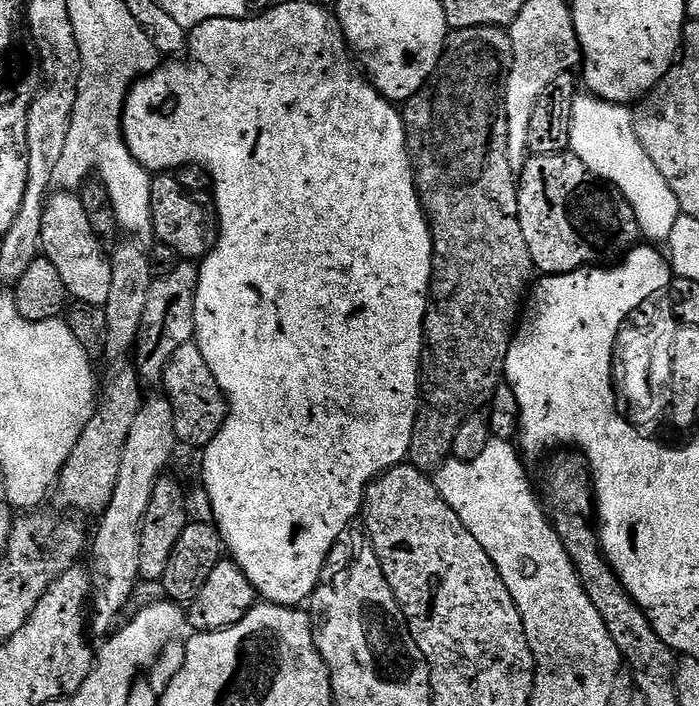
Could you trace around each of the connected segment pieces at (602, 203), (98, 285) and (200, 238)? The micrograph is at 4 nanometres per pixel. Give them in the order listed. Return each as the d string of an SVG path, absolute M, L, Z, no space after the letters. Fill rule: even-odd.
M571 150L529 155L523 168L519 169L516 193L522 238L526 238L526 246L530 246L532 267L537 273L557 276L563 272L596 266L623 257L632 251L639 241L636 239L641 239L640 223L634 214L634 206L626 202L617 188L606 187L604 181L595 176Z
M55 191L45 201L40 245L43 255L53 262L54 268L62 277L69 297L75 301L103 306L110 296L112 263L107 251L103 250L103 243L93 234L79 195L71 191Z
M172 174L152 176L150 206L152 207L155 239L163 247L174 250L177 257L196 262L208 255L216 244L218 221L215 203L196 192L187 192Z

